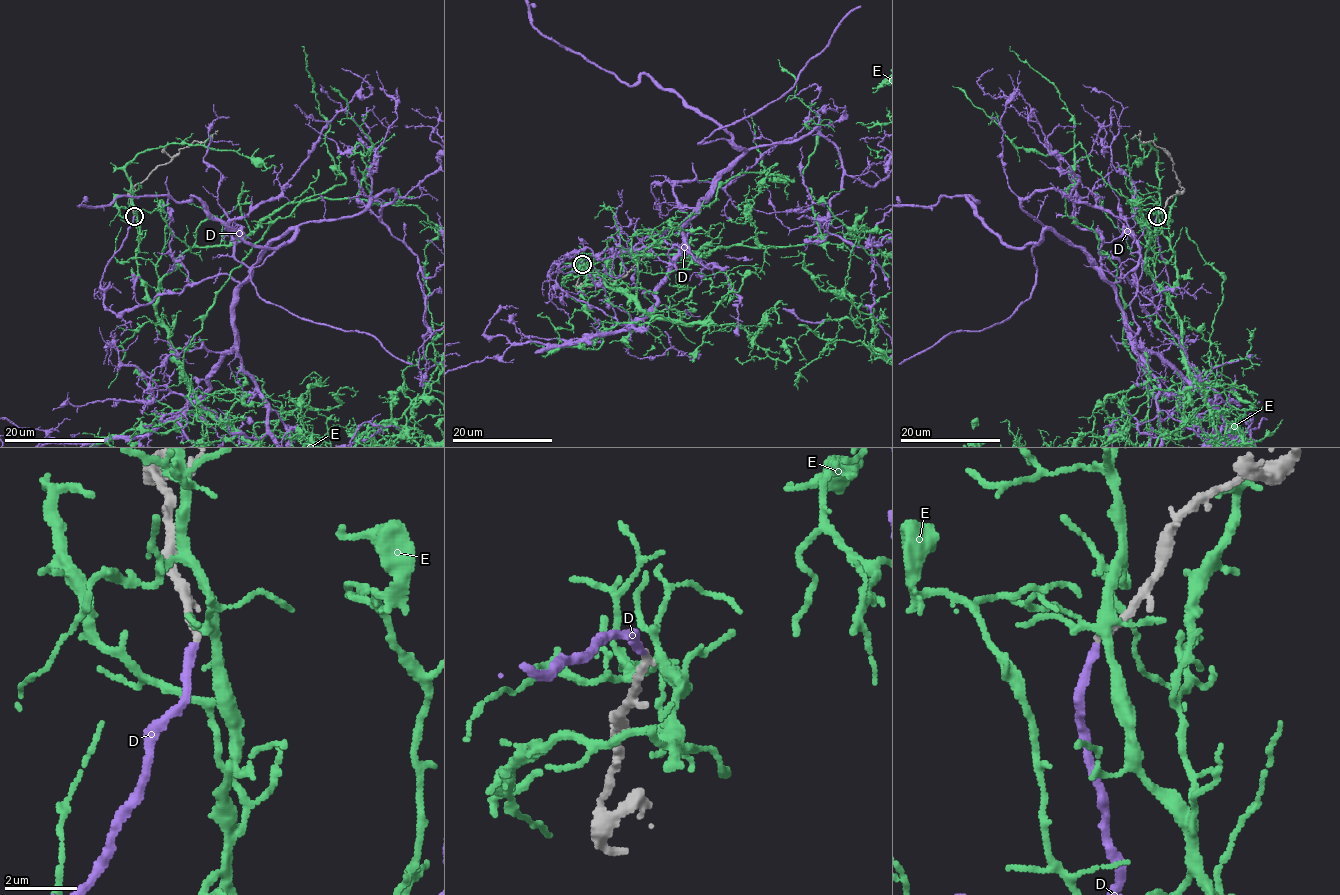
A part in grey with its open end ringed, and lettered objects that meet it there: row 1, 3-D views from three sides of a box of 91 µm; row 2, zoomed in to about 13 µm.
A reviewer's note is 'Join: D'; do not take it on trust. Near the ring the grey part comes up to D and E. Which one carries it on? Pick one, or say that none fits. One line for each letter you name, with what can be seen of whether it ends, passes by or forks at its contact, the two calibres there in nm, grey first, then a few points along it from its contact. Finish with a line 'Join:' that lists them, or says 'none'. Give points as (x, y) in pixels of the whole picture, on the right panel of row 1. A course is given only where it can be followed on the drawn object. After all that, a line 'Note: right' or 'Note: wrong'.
D: it ends | 240/220 nm
Join: D
Note: right

